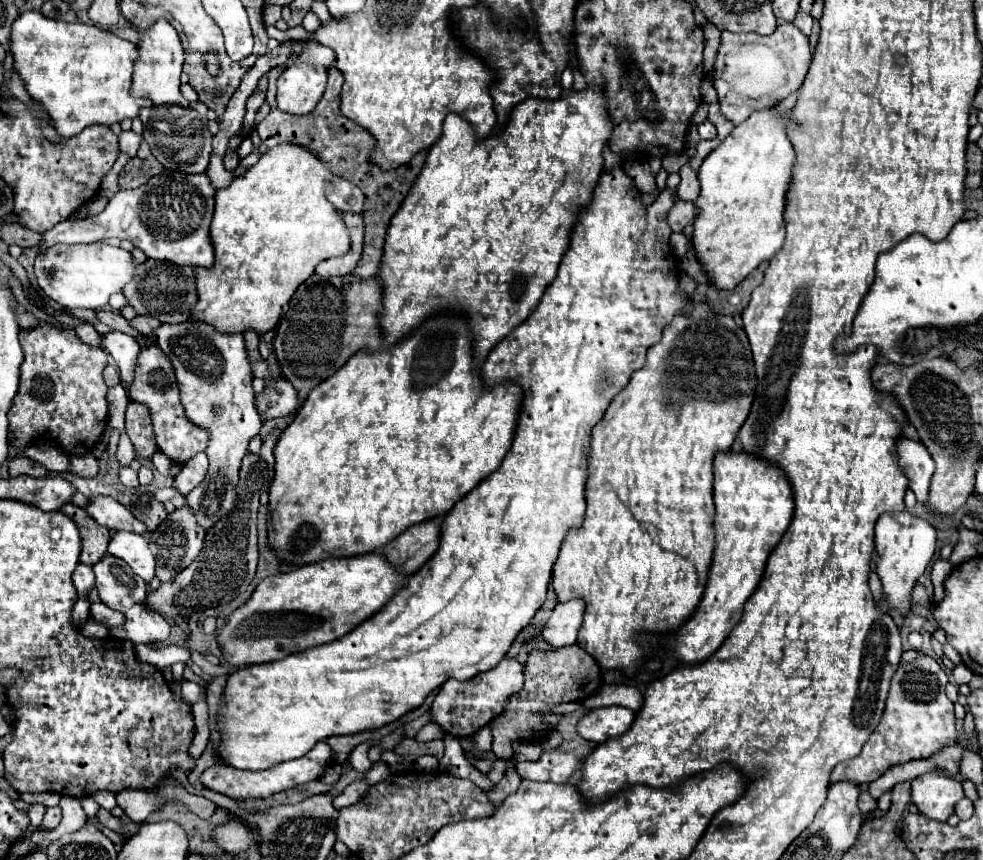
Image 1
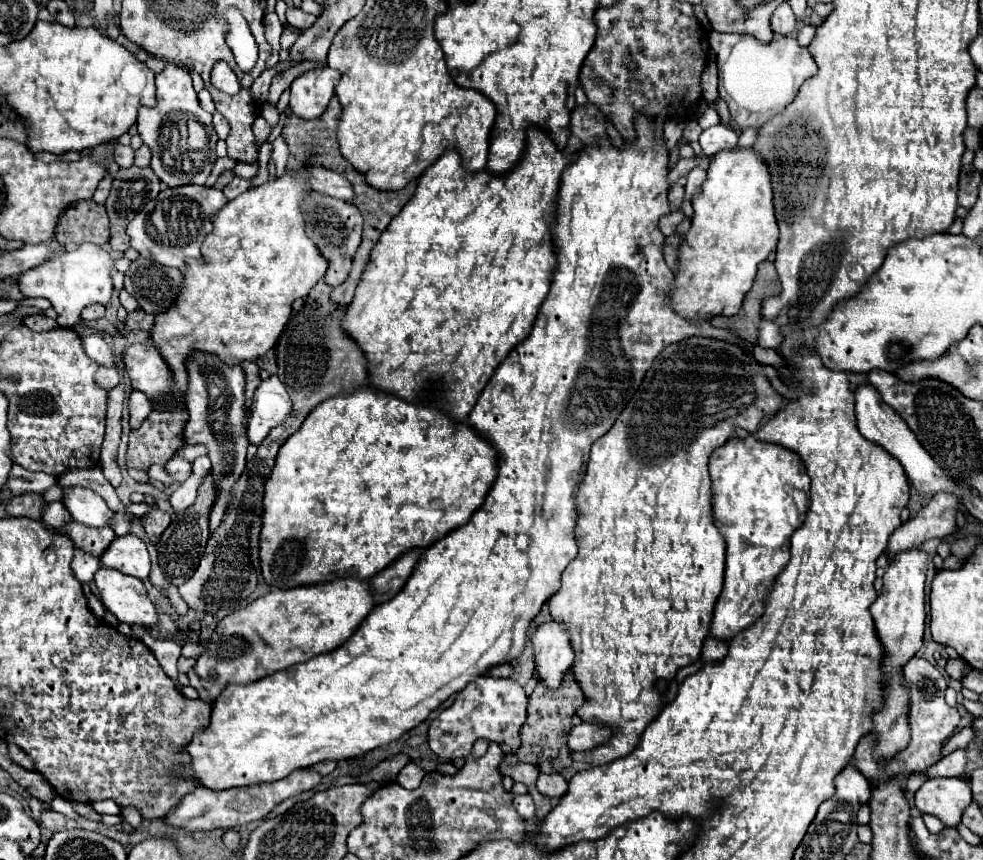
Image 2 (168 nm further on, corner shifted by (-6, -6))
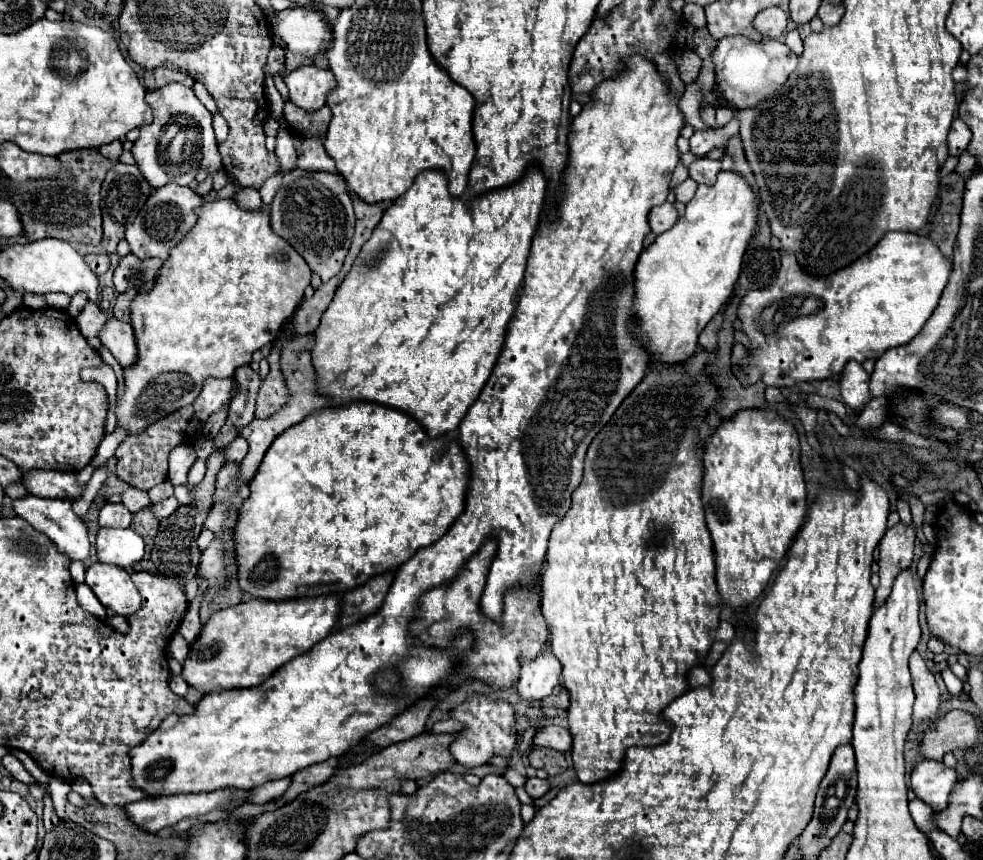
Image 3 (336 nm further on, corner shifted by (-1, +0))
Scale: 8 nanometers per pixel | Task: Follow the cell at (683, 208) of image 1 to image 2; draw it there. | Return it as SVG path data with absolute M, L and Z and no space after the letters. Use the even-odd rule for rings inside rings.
M679 209L679 211L673 211L673 213L665 215L665 217L659 221L659 227L661 227L661 231L669 237L669 235L673 235L673 233L675 233L677 225L679 225L683 219L685 219L685 215L683 215L683 211Z

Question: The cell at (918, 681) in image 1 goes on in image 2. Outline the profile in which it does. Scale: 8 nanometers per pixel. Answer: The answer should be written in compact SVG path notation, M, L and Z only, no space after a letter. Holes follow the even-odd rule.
M919 657L909 659L907 665L903 667L903 685L909 691L909 715L907 717L909 717L909 729L911 729L911 743L903 751L899 751L895 757L879 761L873 755L875 745L877 745L877 735L869 735L861 739L853 755L853 765L869 783L881 783L881 781L895 779L895 777L905 777L909 773L919 773L927 769L929 765L937 763L941 759L945 741L957 731L957 725L961 721L959 711L945 703L947 679L929 661L919 659Z

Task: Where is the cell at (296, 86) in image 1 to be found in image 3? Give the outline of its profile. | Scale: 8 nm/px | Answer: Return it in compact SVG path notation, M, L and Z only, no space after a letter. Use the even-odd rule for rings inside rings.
M314 65L298 67L286 73L284 83L290 89L290 101L306 111L316 111L324 107L326 93L336 89L336 79L332 71Z

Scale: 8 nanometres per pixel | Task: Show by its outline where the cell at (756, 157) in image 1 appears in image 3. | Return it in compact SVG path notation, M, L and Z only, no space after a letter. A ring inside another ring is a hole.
M720 171L712 187L698 185L694 199L686 205L686 213L678 223L656 237L656 241L642 251L634 277L636 277L636 317L640 317L640 329L636 337L648 345L648 355L660 357L674 365L676 361L686 361L696 353L698 335L706 323L720 311L720 307L732 295L734 283L738 281L742 257L752 239L752 233L758 223L758 201L750 185L734 171Z

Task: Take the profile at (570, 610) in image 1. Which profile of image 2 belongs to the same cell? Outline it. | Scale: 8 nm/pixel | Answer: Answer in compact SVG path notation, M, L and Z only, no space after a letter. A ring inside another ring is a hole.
M551 621L539 625L531 641L535 647L535 669L539 679L551 689L559 687L565 671L571 667L575 657L569 629L565 627L565 623Z

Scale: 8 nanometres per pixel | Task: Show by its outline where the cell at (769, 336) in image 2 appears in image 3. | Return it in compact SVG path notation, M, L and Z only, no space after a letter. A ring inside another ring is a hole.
M886 233L870 253L848 265L848 269L832 273L832 277L808 277L796 257L782 249L776 281L770 287L748 291L738 307L742 331L750 341L748 355L740 361L748 385L764 381L764 385L772 387L792 387L802 381L824 381L838 375L850 359L864 363L870 357L878 359L892 347L910 343L936 309L950 271L952 263L940 249L928 237L914 233Z

